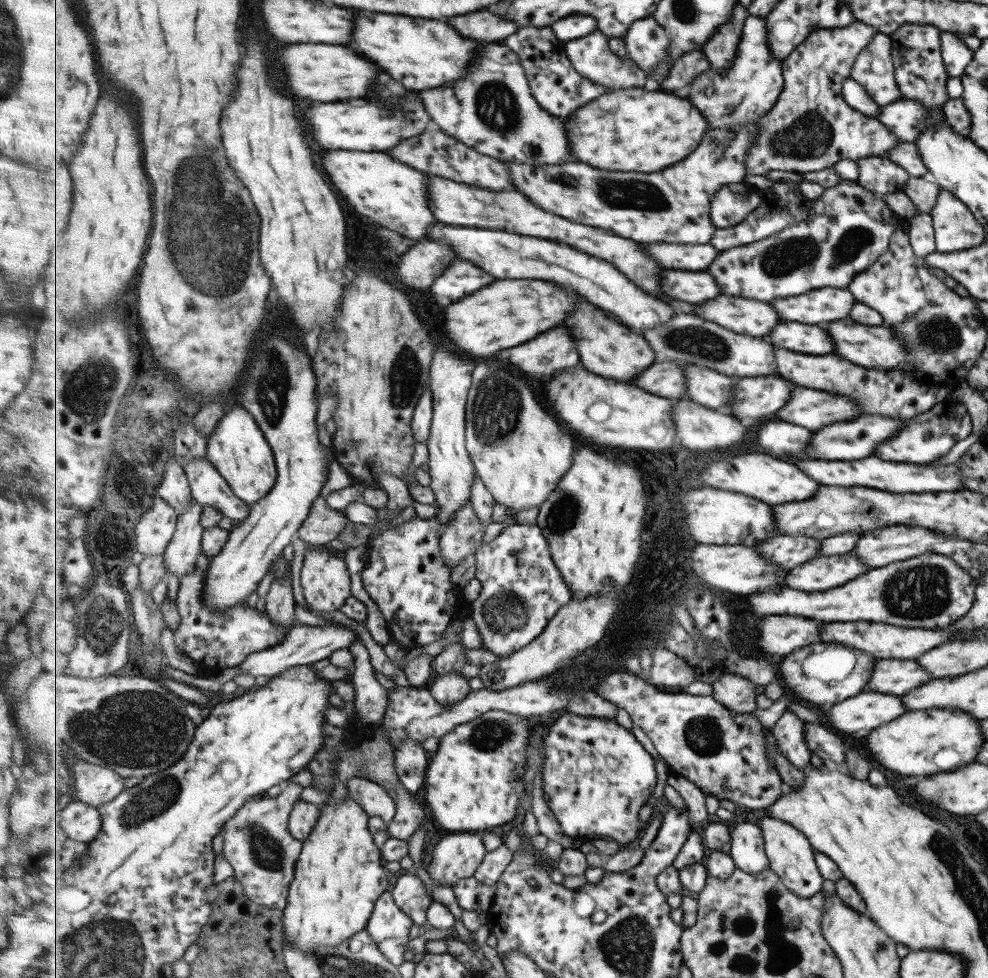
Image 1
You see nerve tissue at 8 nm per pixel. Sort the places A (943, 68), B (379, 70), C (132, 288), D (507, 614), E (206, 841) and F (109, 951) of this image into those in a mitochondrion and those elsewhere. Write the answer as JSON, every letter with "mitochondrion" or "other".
{"A":"other","B":"other","C":"other","D":"mitochondrion","E":"other","F":"mitochondrion"}

